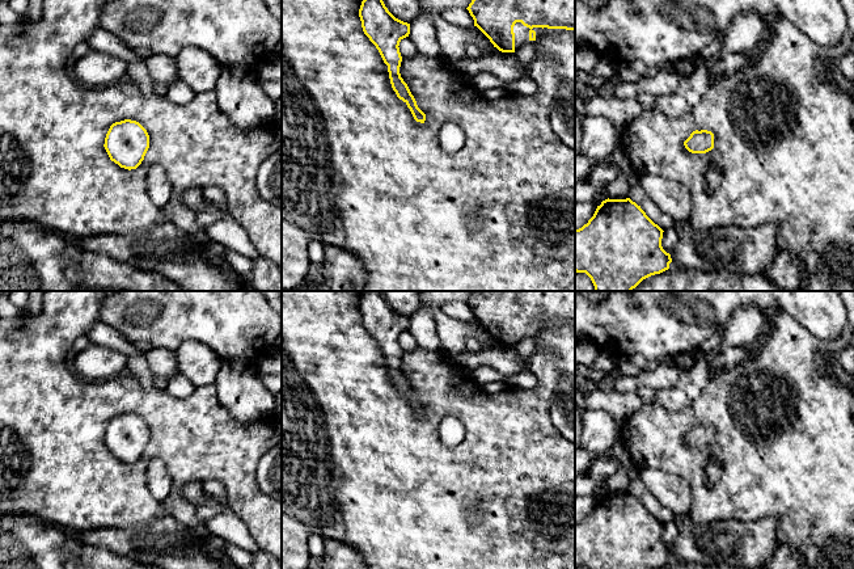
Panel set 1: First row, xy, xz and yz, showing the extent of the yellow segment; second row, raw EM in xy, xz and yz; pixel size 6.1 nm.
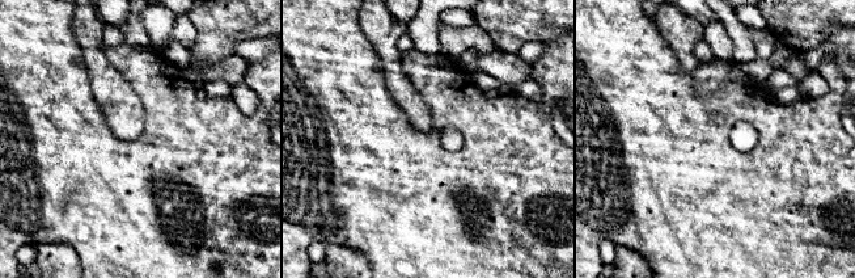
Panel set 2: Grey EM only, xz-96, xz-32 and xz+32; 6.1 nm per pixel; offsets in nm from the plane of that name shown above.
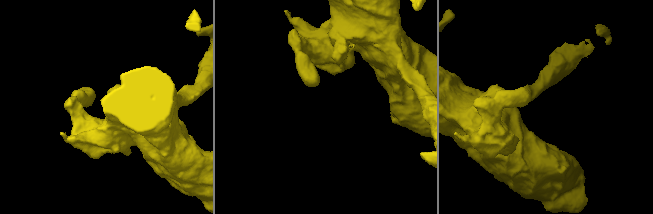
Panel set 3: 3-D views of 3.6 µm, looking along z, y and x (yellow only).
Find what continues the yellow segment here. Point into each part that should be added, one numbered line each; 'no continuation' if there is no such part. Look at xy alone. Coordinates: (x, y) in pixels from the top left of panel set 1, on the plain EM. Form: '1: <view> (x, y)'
no continuation

